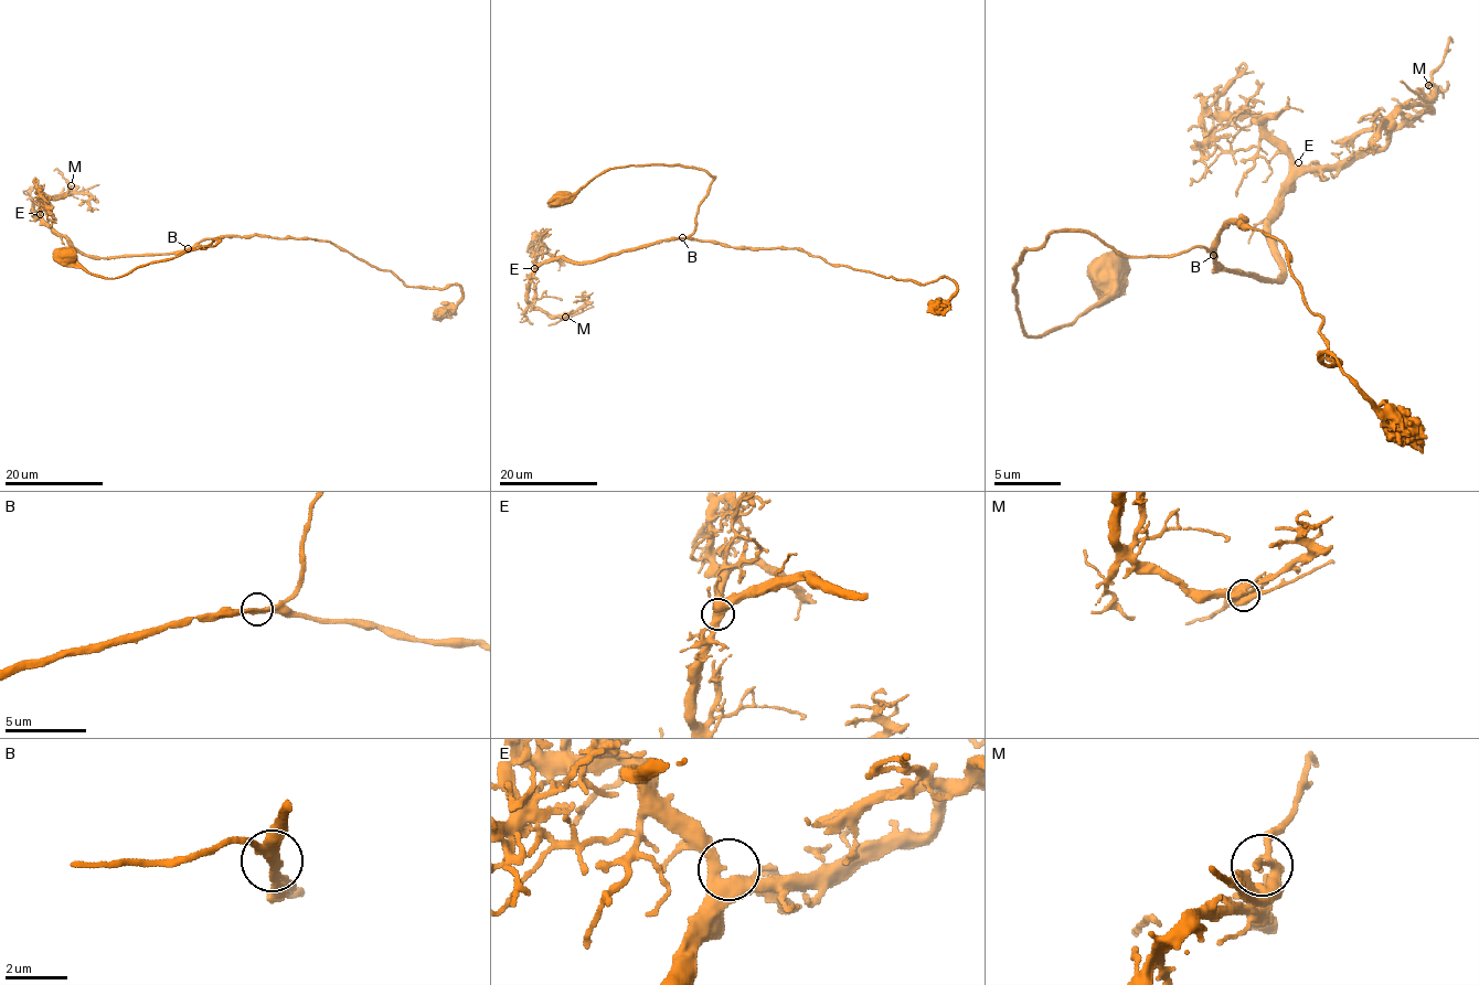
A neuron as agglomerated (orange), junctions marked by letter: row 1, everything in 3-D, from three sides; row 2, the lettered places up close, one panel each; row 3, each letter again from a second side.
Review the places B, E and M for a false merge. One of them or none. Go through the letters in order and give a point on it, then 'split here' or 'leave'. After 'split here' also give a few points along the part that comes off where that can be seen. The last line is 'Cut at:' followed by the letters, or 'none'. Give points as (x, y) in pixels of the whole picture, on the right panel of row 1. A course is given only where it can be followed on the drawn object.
B: (1213, 255) | leave
E: (1298, 162) | leave
M: (1428, 85) | leave
Cut at: none

